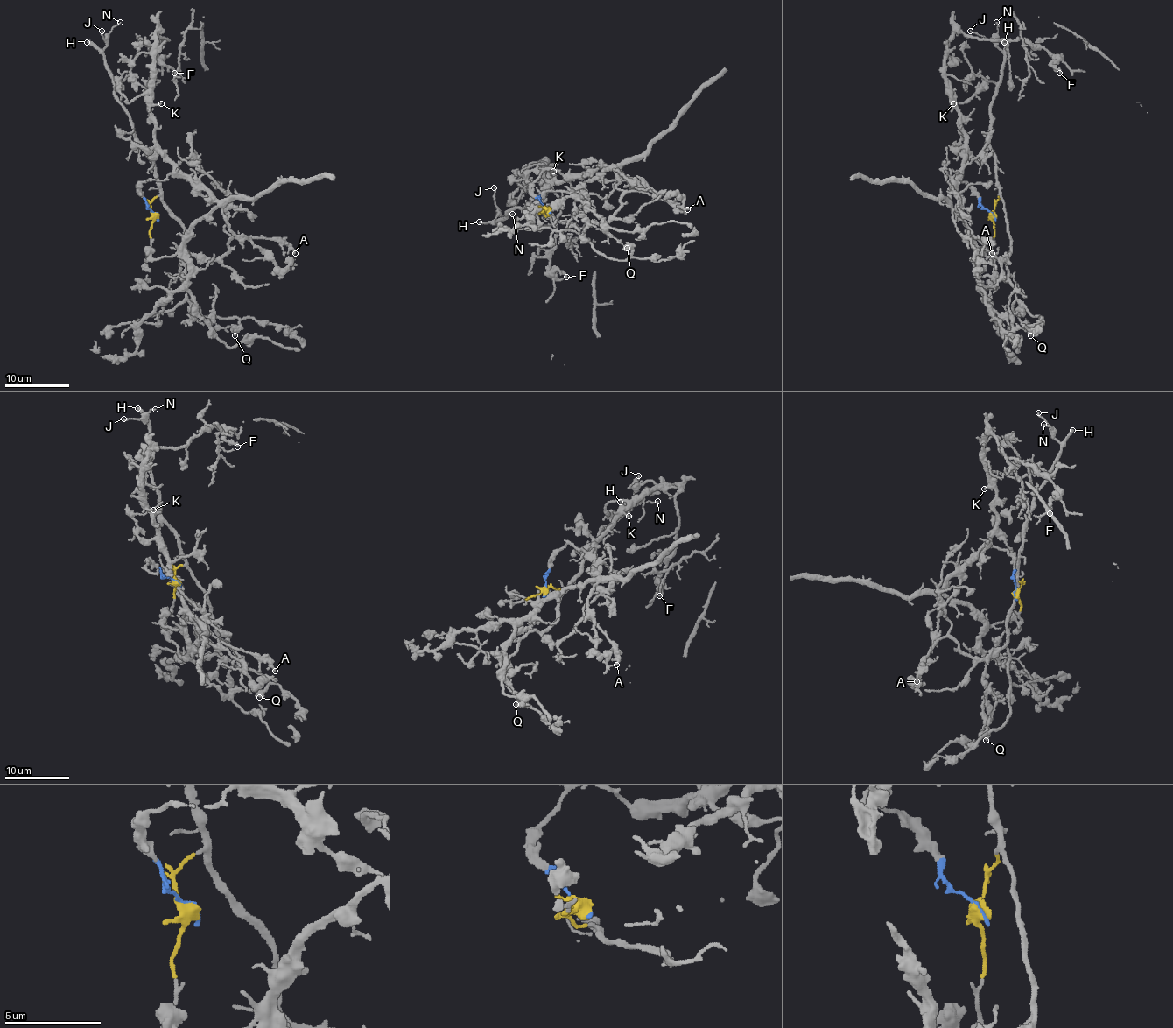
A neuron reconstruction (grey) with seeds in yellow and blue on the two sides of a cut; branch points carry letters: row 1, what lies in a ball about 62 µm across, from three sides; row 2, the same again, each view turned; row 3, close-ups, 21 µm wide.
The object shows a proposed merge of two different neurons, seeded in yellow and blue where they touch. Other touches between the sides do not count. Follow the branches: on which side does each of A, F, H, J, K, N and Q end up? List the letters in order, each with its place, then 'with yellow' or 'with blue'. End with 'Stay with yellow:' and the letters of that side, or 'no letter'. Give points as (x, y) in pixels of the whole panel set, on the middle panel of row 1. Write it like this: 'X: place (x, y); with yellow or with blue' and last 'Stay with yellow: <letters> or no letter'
A: place (687, 209); with yellow
F: place (566, 277); with blue
H: place (479, 221); with yellow
J: place (494, 187); with yellow
K: place (553, 171); with blue
N: place (512, 214); with yellow
Q: place (627, 248); with yellow
Stay with yellow: A, H, J, N, Q

